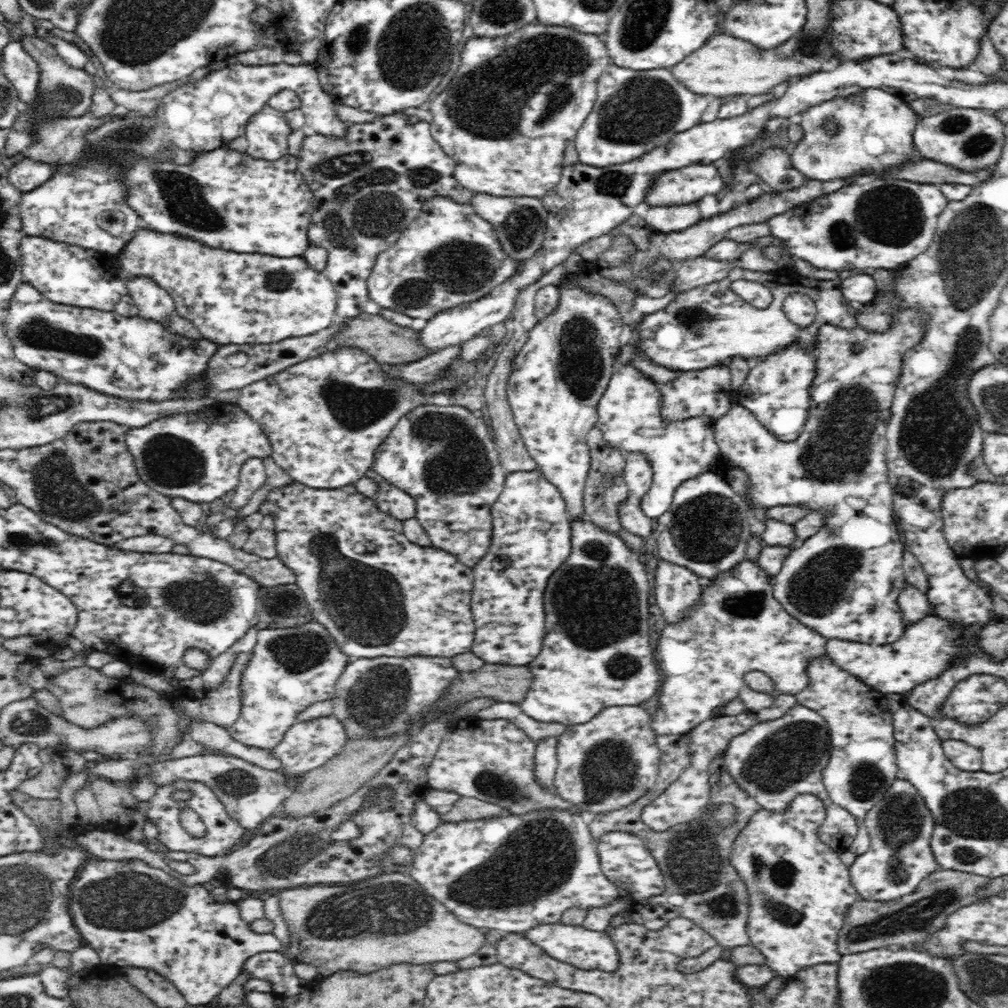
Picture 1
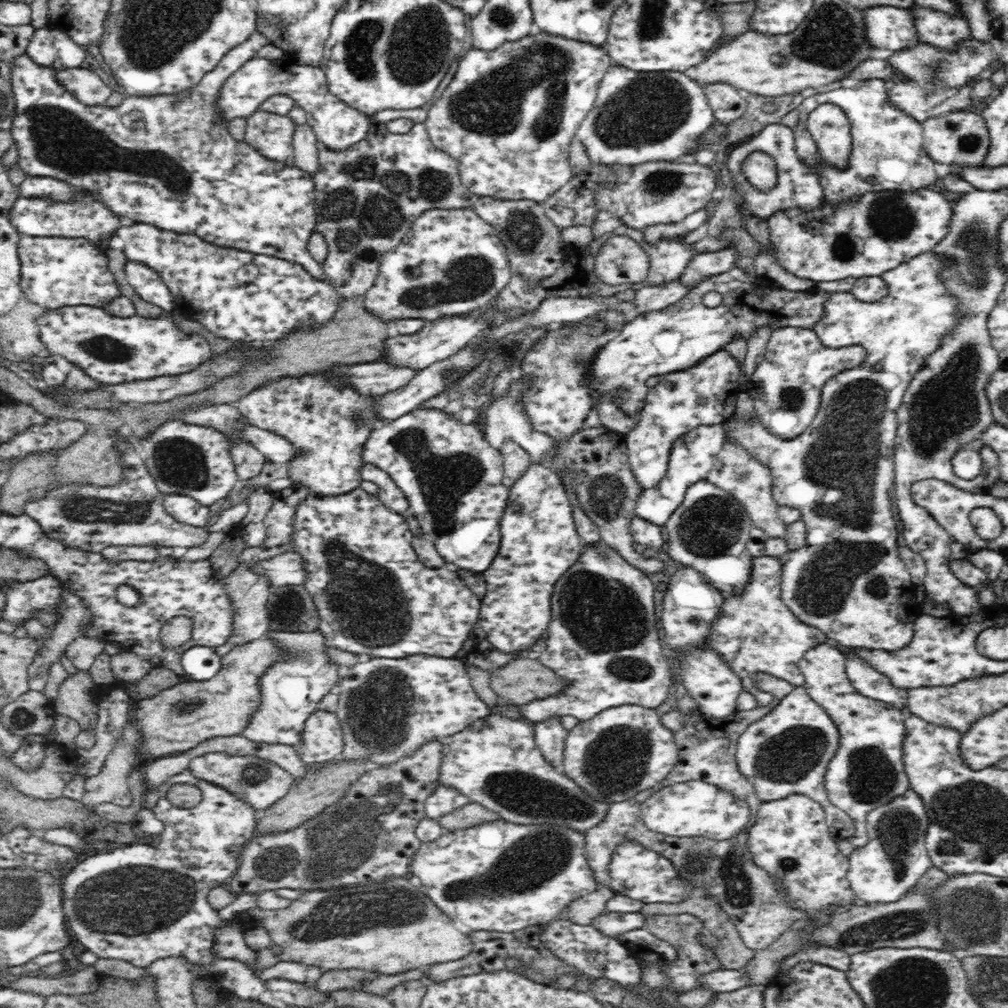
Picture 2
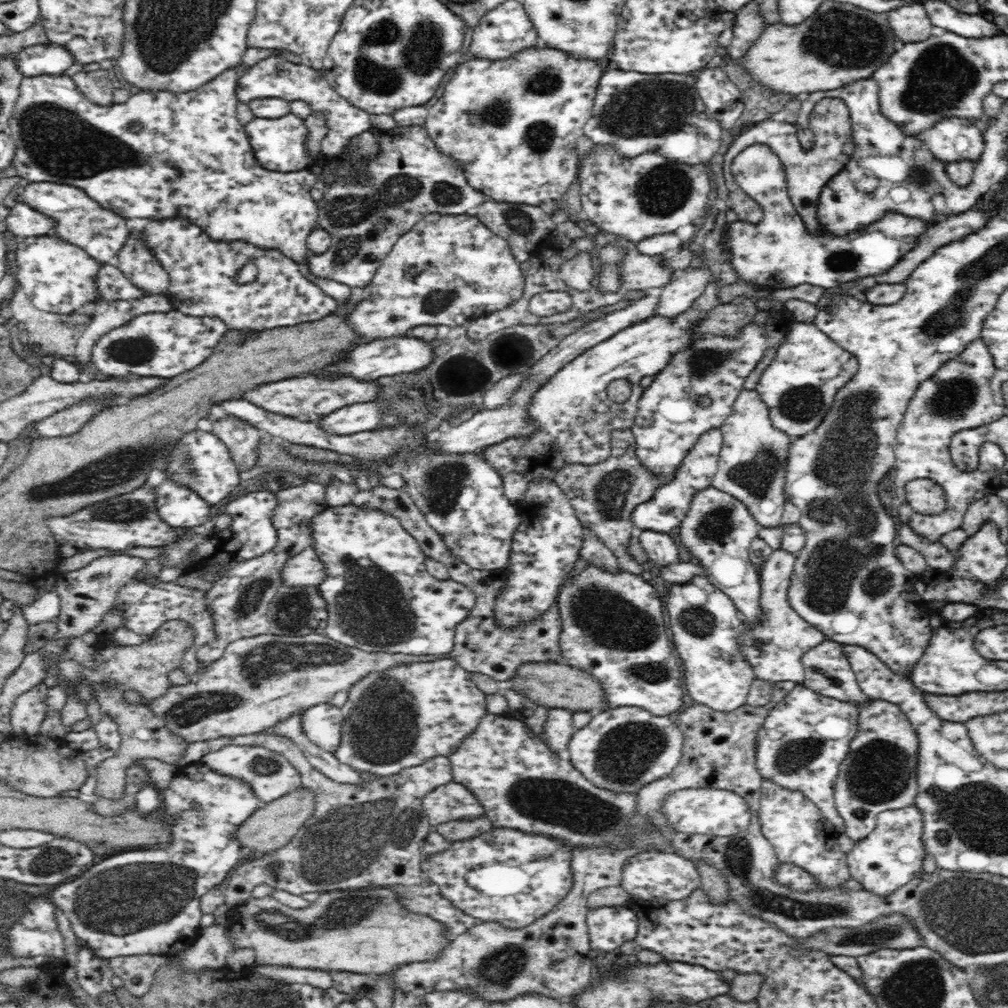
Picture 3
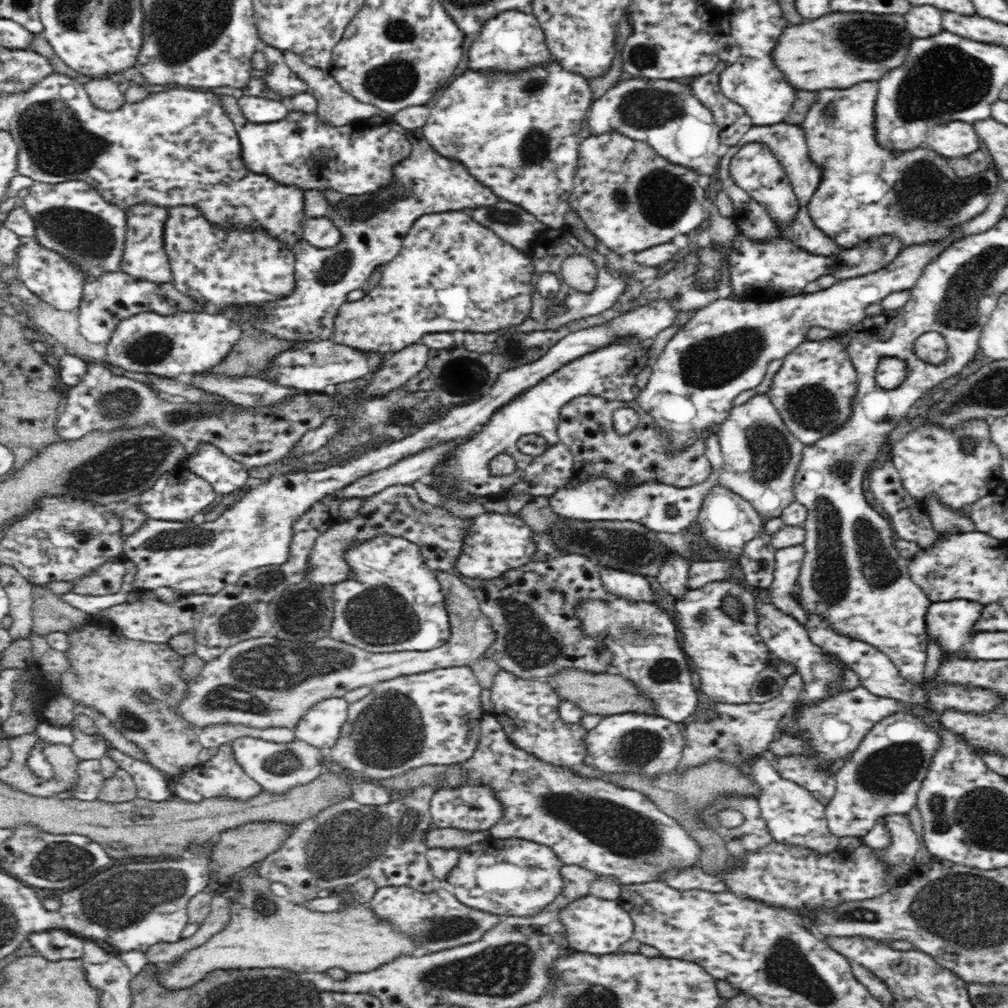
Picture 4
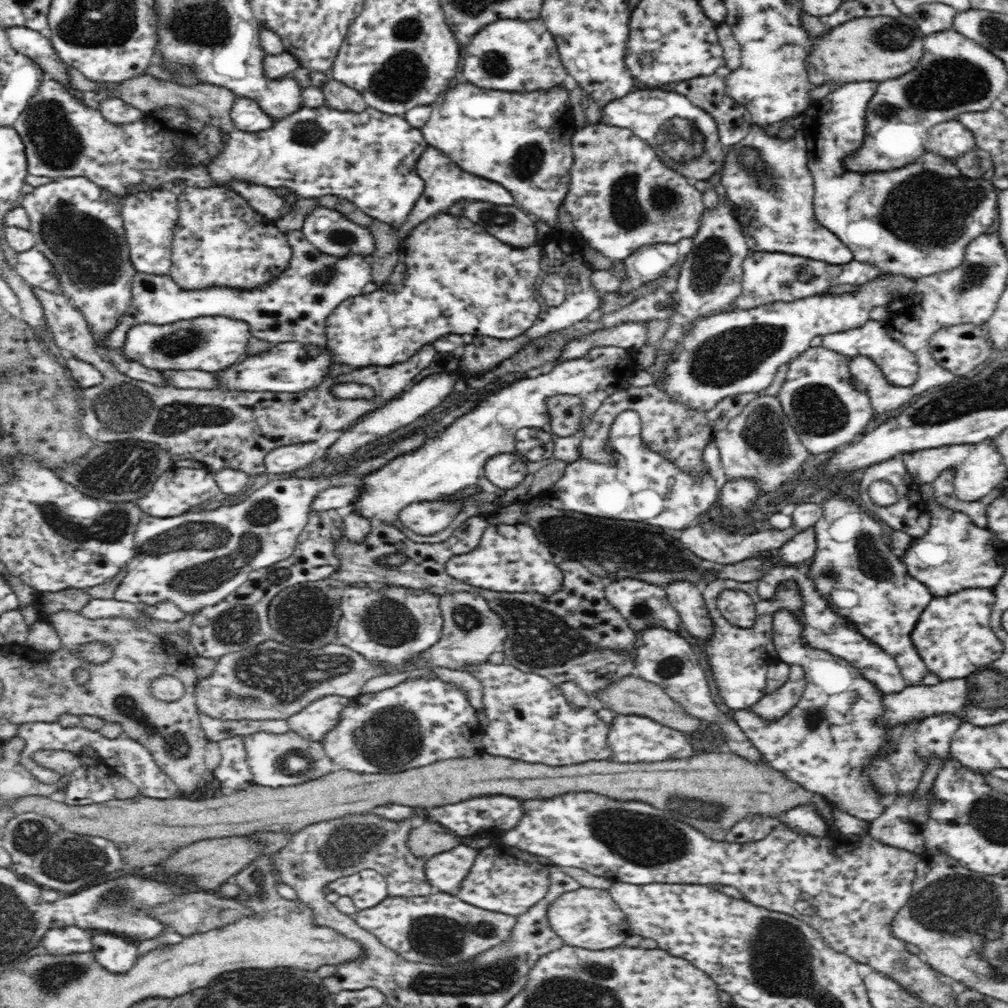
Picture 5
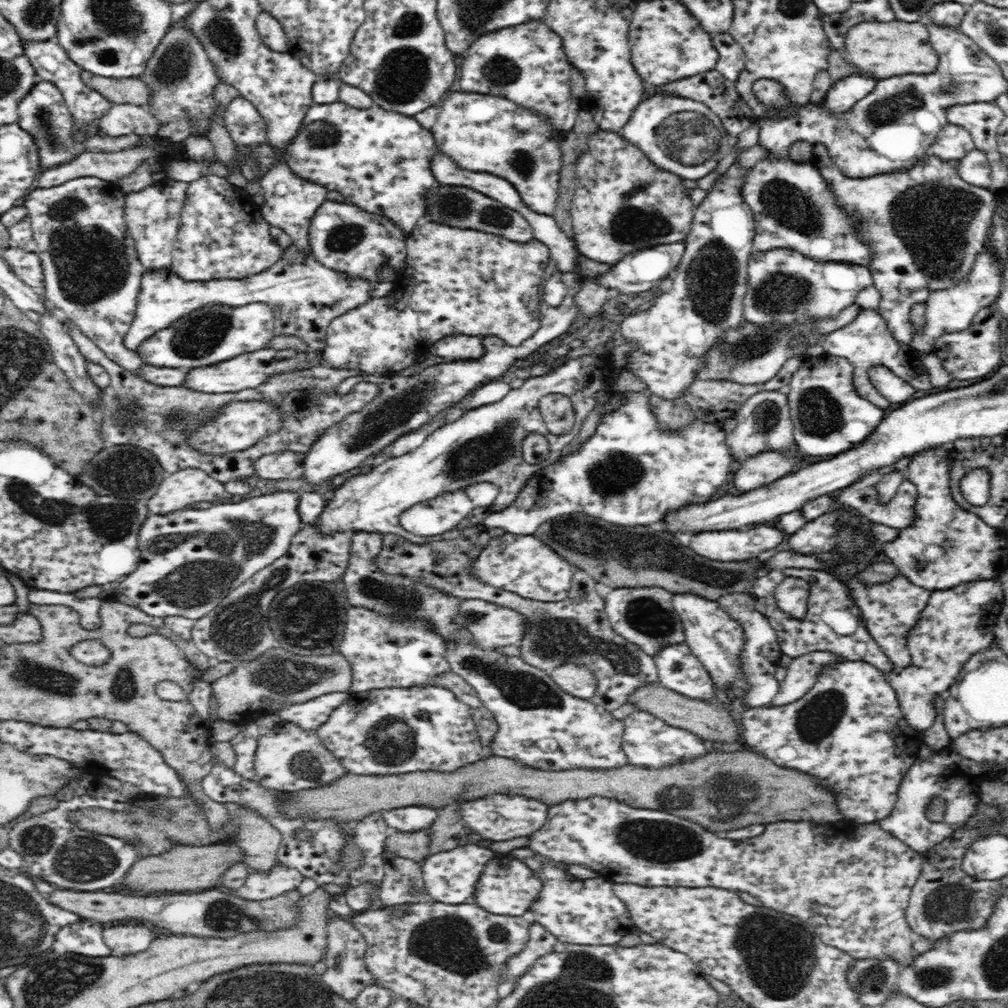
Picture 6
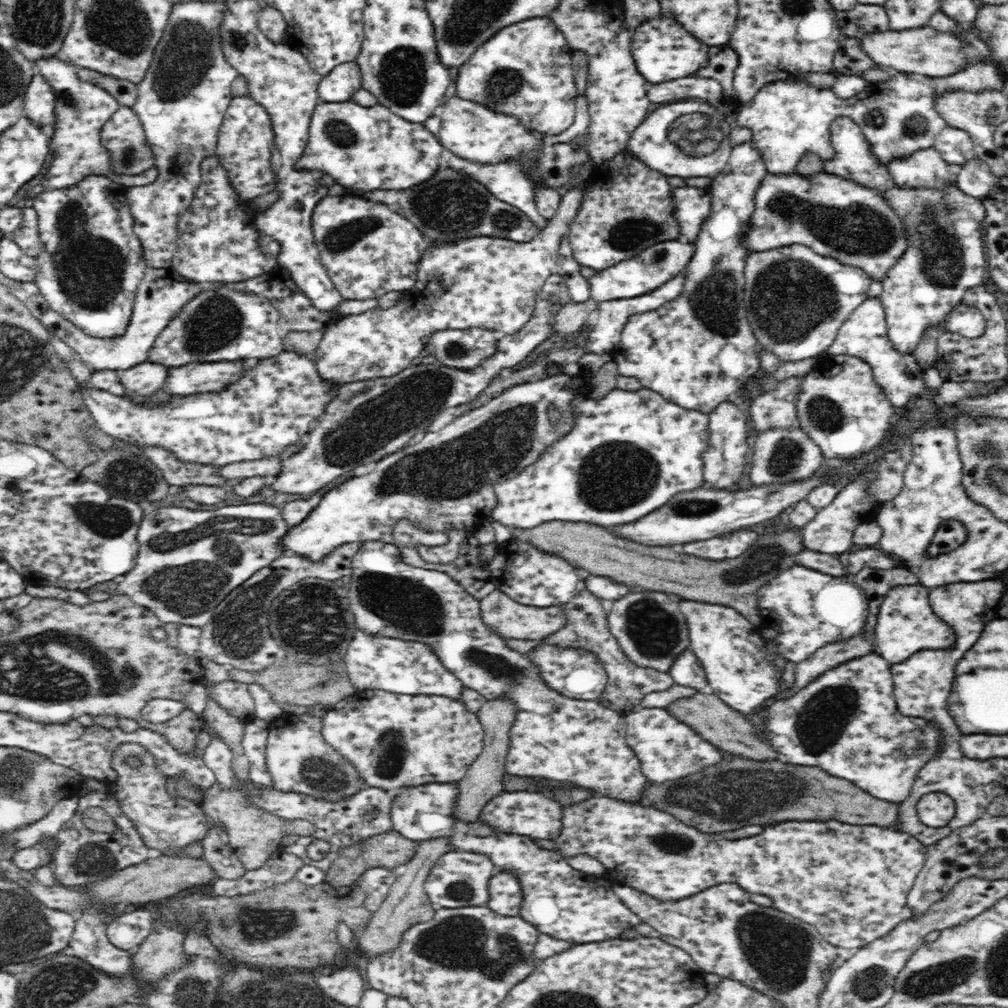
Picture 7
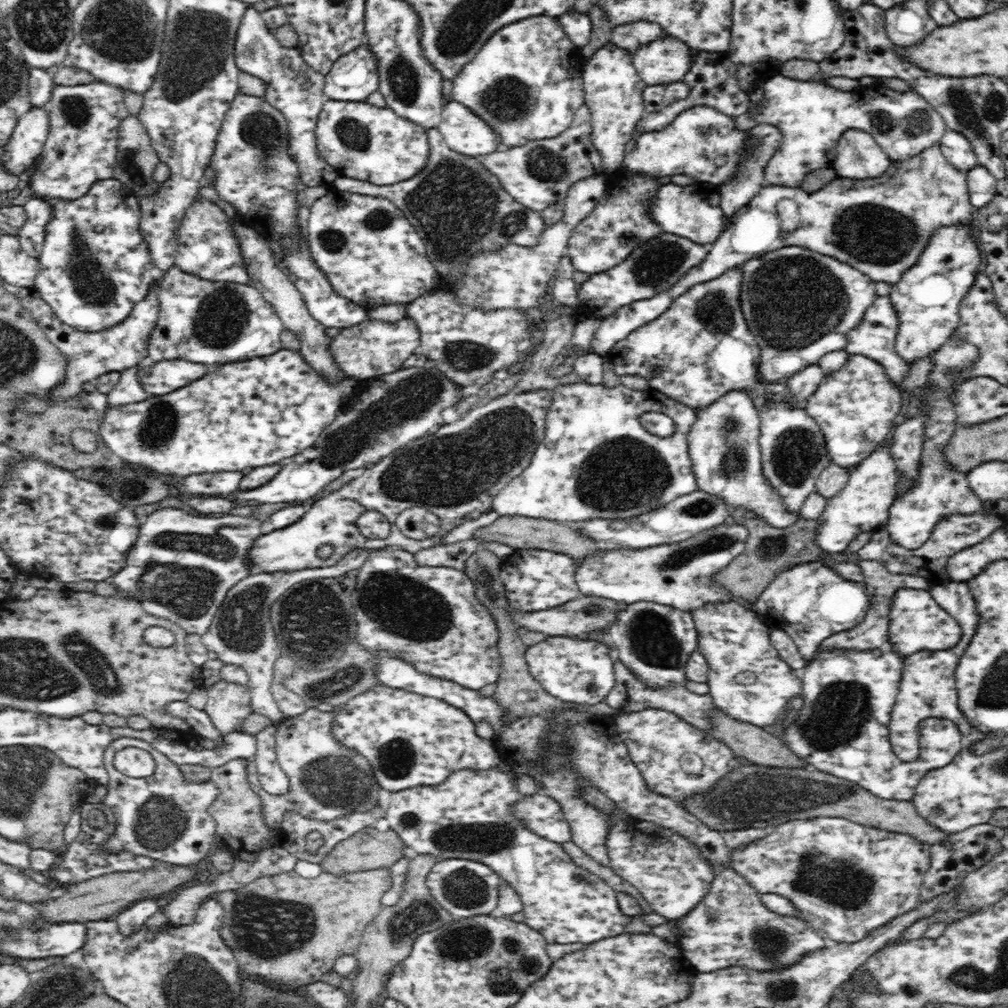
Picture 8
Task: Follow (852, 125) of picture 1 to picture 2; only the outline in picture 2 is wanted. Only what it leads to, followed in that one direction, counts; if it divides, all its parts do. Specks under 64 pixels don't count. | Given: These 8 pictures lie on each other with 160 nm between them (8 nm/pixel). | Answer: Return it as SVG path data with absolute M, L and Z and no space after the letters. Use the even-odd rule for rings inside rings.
M864 80L854 84L852 88L838 88L832 90L828 94L820 94L820 96L810 96L806 98L797 109L800 112L800 120L793 129L795 137L795 150L798 159L808 165L814 167L818 171L818 182L824 189L824 200L832 204L840 204L846 198L852 198L856 194L864 194L876 188L882 188L882 178L876 166L880 164L880 160L884 158L898 158L902 162L906 162L904 166L904 178L902 178L902 166L898 168L898 174L894 174L894 182L888 180L890 188L902 188L907 190L918 190L918 188L928 188L936 178L936 164L928 157L923 150L923 126L916 119L912 119L910 115L902 113L902 110L890 103L888 95L888 84L884 84L882 80ZM824 104L834 104L838 106L850 121L850 131L852 138L852 151L849 153L848 162L844 169L836 169L827 163L820 166L821 161L818 154L818 145L808 131L807 118L818 108Z

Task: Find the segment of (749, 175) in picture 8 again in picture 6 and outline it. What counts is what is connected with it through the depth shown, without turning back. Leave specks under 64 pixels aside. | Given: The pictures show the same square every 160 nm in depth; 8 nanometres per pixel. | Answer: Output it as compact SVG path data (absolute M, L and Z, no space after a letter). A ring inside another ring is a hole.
M733 163L732 166L713 184L711 191L707 193L704 200L700 202L700 205L696 208L694 214L694 220L690 229L690 234L685 238L686 246L682 252L682 257L678 262L678 269L676 271L676 277L673 281L673 286L662 293L657 299L653 300L652 306L646 311L633 312L631 315L626 317L618 326L620 327L620 334L624 338L628 338L630 342L638 342L640 348L636 352L632 352L627 358L627 364L625 368L634 372L636 376L639 376L646 383L646 390L667 398L668 400L674 400L676 396L682 394L682 390L686 390L690 384L694 381L694 372L700 370L700 364L702 364L703 355L709 350L710 346L714 346L714 342L720 340L720 336L724 334L726 328L736 328L742 320L742 299L746 294L746 288L748 288L747 282L747 268L749 267L749 260L753 250L753 238L754 238L754 214L752 210L747 206L742 199L742 193L740 193L740 182L744 178L744 169L740 165Z

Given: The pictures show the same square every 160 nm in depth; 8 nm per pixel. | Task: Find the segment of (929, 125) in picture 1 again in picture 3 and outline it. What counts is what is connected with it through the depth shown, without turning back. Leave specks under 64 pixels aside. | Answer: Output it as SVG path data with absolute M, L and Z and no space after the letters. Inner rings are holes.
M951 117L922 130L918 140L930 153L946 163L968 160L976 162L984 151L982 124Z

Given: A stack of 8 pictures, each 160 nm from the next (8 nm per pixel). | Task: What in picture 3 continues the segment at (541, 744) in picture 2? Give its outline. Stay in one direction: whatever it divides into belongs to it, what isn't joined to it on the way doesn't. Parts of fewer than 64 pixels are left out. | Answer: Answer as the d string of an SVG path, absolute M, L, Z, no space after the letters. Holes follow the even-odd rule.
M550 708L542 726L542 740L551 751L559 754L567 749L575 730L572 725L572 712L569 709Z

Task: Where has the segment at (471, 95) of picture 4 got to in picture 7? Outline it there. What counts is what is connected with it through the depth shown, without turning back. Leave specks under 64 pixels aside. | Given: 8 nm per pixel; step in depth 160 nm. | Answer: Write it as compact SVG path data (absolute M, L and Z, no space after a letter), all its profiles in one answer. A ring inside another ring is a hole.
M454 95L444 102L439 111L441 116L441 130L437 138L447 154L459 156L470 162L480 164L494 164L504 161L514 161L520 165L522 173L526 173L534 183L535 209L538 216L550 220L560 208L561 193L558 189L543 184L541 172L537 167L537 160L541 157L545 134L532 131L522 124L514 115L498 113L486 105L474 101L466 101Z

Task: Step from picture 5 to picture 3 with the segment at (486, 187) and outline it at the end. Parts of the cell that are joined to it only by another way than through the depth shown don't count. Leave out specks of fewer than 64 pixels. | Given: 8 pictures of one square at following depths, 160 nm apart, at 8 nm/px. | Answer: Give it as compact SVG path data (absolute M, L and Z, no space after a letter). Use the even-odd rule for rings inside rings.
M423 125L396 127L384 130L377 139L378 154L363 160L351 156L348 160L333 161L332 180L325 186L322 198L318 200L317 226L326 230L331 236L330 248L324 254L309 256L309 269L314 276L329 278L349 286L352 289L368 287L378 267L388 256L394 243L408 232L423 217L433 213L467 214L472 208L481 206L489 200L486 194L474 190L464 176L464 171L451 156L438 151L434 140ZM115 262L102 264L97 278L99 300L136 300L144 291L132 285Z

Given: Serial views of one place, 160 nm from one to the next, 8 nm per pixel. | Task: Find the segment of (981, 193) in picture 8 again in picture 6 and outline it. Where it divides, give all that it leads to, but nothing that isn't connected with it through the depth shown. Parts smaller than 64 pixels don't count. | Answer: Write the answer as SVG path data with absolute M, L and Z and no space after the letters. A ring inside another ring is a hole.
M972 150L966 157L955 162L955 167L962 180L968 184L991 189L992 165L984 152Z

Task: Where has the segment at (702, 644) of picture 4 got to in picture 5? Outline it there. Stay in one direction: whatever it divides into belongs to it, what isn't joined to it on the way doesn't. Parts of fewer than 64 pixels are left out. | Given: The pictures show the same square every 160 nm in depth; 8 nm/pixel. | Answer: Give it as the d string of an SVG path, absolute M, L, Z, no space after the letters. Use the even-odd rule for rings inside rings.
M718 579L710 584L701 587L701 594L704 598L704 607L709 610L709 616L713 623L714 631L706 636L701 642L704 645L704 652L708 659L708 667L712 678L718 687L720 697L730 709L744 710L765 696L766 674L770 665L780 662L774 643L772 643L773 615L778 608L789 608L792 613L803 621L802 599L796 584L780 586L780 596L772 601L762 600L757 594L758 581L737 582L736 580ZM724 590L742 590L749 594L755 604L756 624L754 628L746 629L733 626L722 617L718 610L716 600L720 592Z

